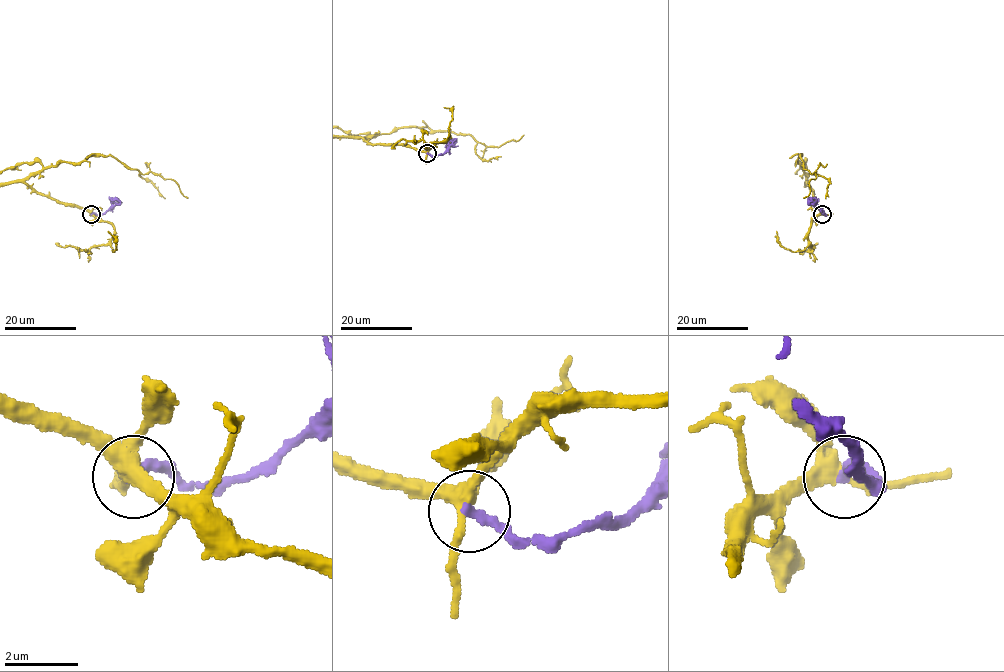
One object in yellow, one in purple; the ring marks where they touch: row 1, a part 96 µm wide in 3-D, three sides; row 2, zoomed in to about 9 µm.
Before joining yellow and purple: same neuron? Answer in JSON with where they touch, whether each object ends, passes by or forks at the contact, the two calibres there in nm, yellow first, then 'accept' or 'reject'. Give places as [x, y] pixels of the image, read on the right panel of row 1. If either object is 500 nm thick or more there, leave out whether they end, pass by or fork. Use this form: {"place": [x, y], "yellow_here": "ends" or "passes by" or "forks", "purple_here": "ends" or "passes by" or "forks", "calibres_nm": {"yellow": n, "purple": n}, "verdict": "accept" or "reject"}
{"place": [822, 214], "yellow_here": "forks", "purple_here": "ends", "calibres_nm": {"yellow": 360, "purple": 280}, "verdict": "reject"}

